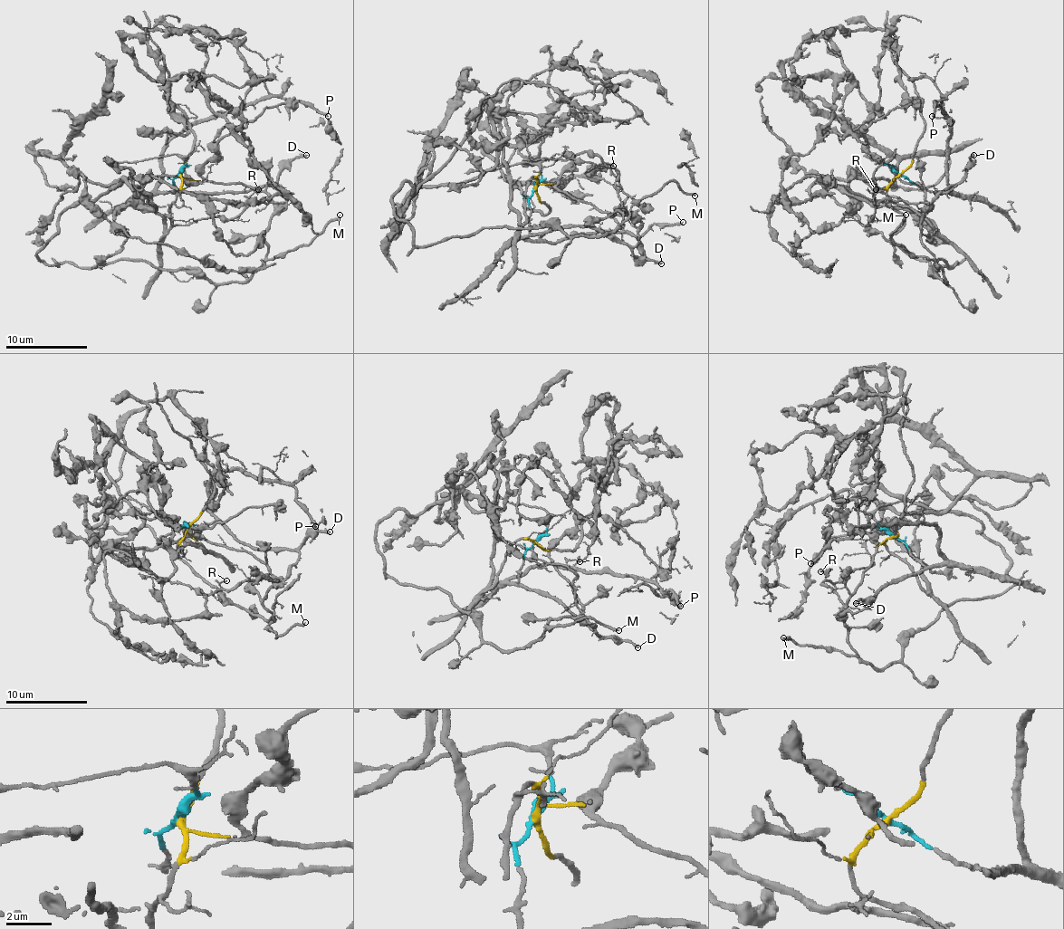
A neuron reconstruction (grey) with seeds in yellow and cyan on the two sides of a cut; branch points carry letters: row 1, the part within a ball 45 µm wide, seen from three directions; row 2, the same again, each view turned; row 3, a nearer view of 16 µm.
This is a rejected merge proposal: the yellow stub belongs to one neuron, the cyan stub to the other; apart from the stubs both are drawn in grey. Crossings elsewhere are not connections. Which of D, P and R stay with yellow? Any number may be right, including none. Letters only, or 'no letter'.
no letter

